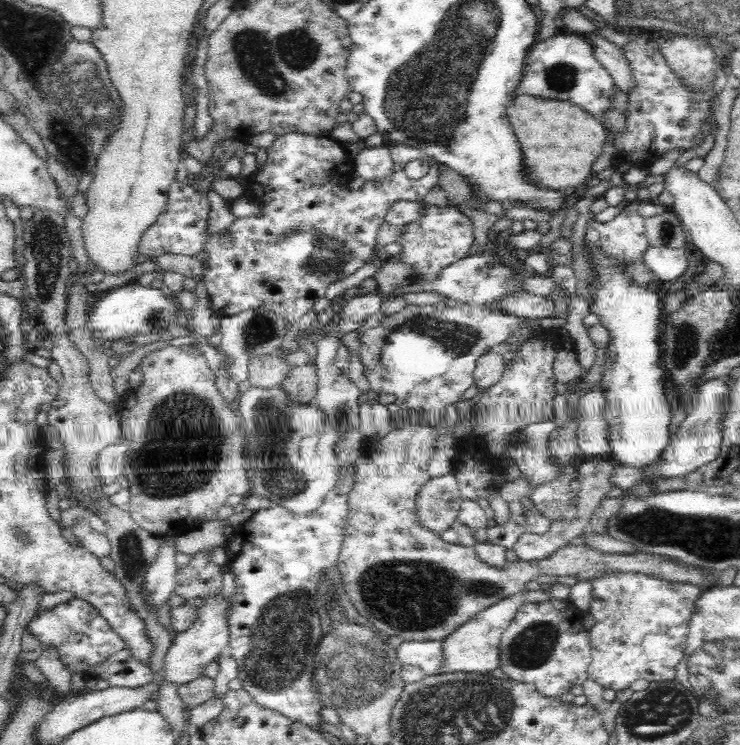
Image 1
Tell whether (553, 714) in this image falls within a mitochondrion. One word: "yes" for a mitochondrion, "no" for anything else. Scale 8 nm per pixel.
no

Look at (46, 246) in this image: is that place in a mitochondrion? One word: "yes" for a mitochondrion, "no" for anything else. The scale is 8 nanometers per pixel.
yes

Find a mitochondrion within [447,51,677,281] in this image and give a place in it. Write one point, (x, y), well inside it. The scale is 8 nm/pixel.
(561, 77)

